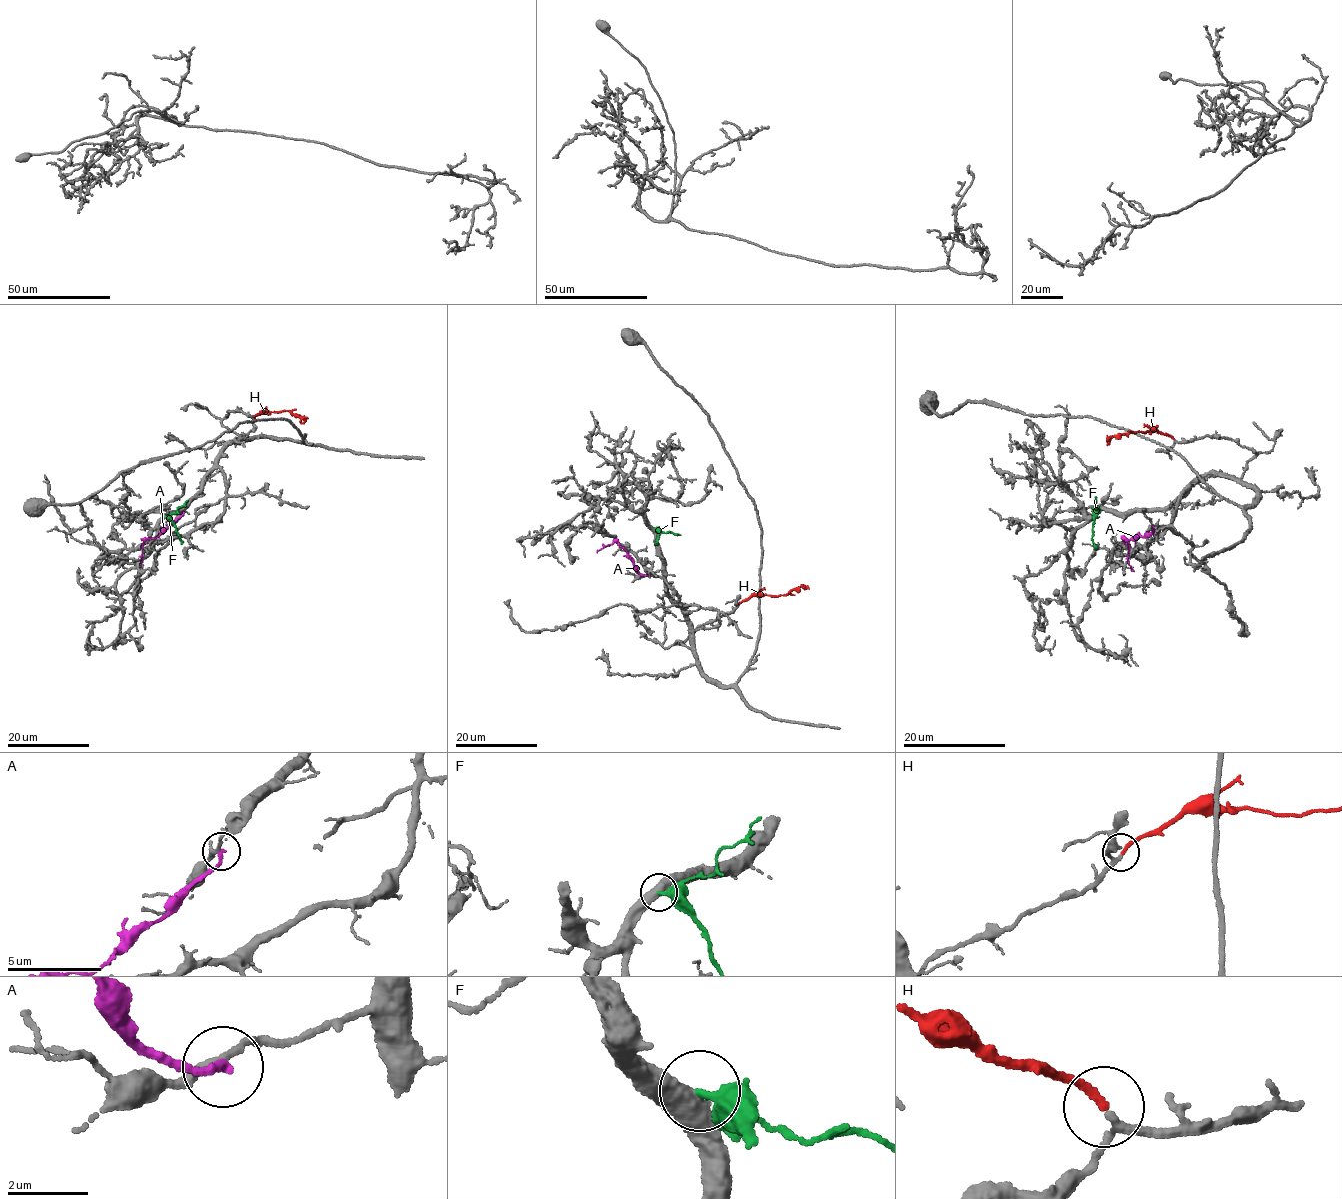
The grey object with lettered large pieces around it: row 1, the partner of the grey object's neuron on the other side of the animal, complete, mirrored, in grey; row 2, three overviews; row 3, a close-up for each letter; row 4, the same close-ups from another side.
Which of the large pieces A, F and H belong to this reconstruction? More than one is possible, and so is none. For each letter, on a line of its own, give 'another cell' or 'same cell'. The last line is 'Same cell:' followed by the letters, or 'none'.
A: another cell
F: another cell
H: same cell
Same cell: H

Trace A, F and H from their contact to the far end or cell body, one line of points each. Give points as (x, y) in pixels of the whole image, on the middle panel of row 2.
A: (647, 575), (638, 571), (628, 552), (617, 541), (597, 552)
F: (654, 527), (659, 533), (654, 543)
H: (738, 604), (753, 596), (786, 595), (803, 587)

